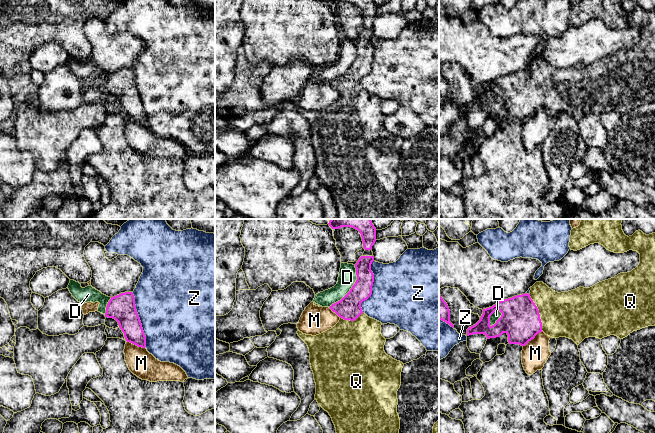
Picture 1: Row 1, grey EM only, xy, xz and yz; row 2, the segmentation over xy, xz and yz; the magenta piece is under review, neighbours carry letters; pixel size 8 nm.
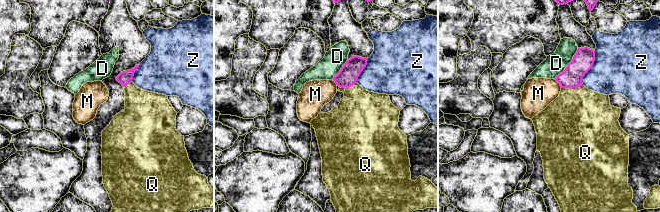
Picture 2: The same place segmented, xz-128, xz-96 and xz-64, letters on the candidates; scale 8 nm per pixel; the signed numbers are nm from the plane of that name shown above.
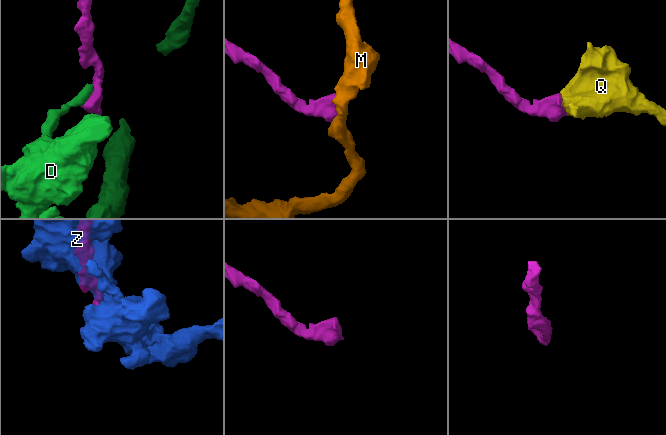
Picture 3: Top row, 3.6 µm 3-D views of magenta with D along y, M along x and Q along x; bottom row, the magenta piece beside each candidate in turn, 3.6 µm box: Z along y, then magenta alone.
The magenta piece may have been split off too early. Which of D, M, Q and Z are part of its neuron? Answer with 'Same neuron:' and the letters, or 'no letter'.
Same neuron: Q

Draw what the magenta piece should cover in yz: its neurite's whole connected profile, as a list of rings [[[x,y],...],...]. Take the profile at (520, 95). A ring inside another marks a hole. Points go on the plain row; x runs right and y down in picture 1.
[[[580,0],[571,6],[569,23],[577,27],[590,20],[599,19],[607,26],[614,29],[624,29],[629,26],[640,30],[640,39],[631,48],[620,49],[614,54],[599,58],[590,64],[579,63],[568,68],[555,68],[543,58],[536,58],[530,69],[517,71],[504,75],[492,83],[483,85],[480,96],[467,105],[467,112],[484,110],[487,115],[500,113],[503,109],[508,111],[509,120],[525,122],[535,112],[544,108],[552,114],[566,113],[579,121],[585,114],[604,113],[615,111],[620,115],[627,113],[633,107],[655,101],[655,9],[646,11],[642,7],[636,7],[632,12],[626,12],[621,0]],[[499,86],[502,91],[494,101],[490,101],[490,92]]]

